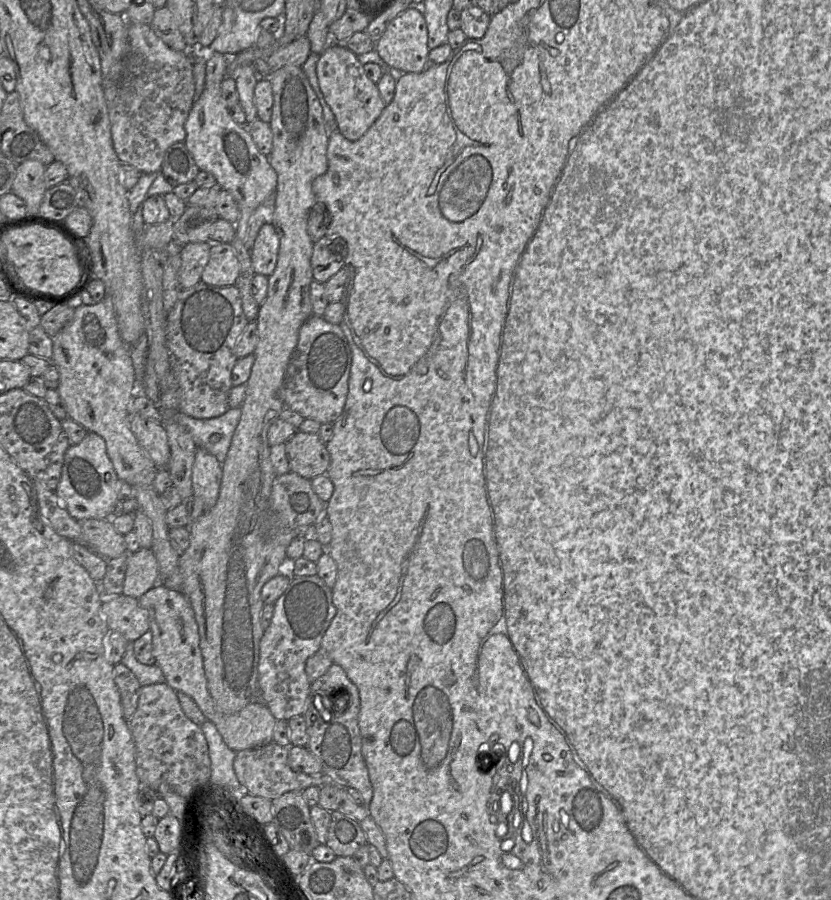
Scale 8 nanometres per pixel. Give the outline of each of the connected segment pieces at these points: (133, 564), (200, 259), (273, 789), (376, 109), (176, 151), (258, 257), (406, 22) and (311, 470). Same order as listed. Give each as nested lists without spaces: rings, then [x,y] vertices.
[[[140,548],[129,555],[123,584],[123,595],[136,599],[159,582],[159,565],[152,548]]]
[[[193,242],[182,246],[178,271],[182,289],[191,288],[201,281],[202,272],[209,261],[210,247],[210,242]]]
[[[275,742],[252,749],[236,752],[233,769],[244,792],[269,800],[276,799],[289,791],[303,791],[308,787],[321,787],[328,780],[321,775],[307,775],[293,771],[288,765],[289,747],[283,747]]]
[[[330,43],[316,65],[318,83],[324,99],[336,119],[336,128],[350,141],[360,139],[381,115],[385,103],[378,87],[365,74],[357,55],[345,43]]]
[[[183,141],[166,150],[161,171],[167,182],[175,187],[194,181],[200,169]]]
[[[271,221],[265,222],[250,250],[252,267],[255,274],[269,277],[277,264],[279,252],[279,237]]]
[[[420,6],[397,15],[375,43],[380,58],[392,69],[419,73],[427,67],[428,31]]]
[[[297,430],[284,444],[290,471],[309,480],[327,474],[330,454],[318,433]]]

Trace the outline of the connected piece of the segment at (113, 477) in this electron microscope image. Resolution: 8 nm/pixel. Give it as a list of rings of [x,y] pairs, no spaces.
[[[89,431],[80,443],[69,446],[64,455],[61,478],[55,492],[76,520],[105,519],[115,515],[120,479],[109,459],[103,437]]]

